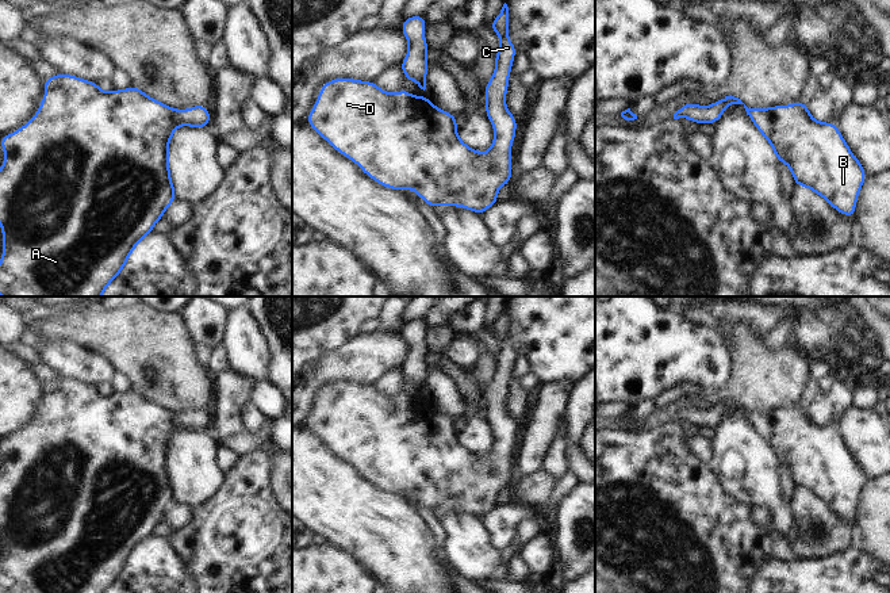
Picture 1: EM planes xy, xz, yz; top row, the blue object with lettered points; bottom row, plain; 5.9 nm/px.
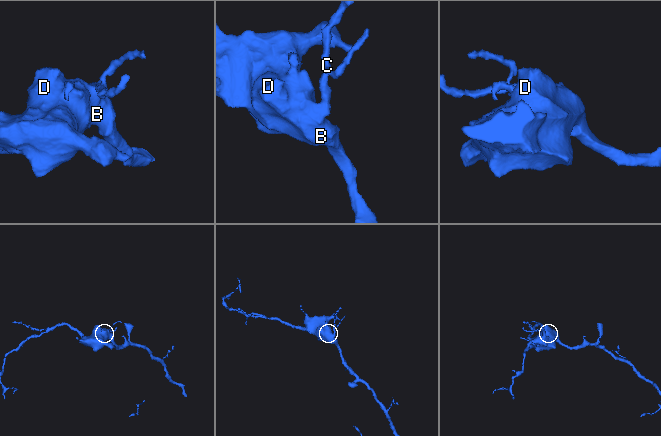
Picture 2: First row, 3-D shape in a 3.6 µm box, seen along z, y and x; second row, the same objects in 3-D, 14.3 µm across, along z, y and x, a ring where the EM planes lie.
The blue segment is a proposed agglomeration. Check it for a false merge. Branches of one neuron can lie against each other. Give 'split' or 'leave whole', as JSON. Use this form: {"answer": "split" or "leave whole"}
{"answer": "leave whole"}

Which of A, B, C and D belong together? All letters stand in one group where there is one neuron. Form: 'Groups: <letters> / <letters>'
Groups: A B C D.

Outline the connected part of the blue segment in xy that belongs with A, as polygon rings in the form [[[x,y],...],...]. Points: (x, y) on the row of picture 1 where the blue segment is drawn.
[[[65,73],[43,79],[45,96],[35,115],[16,131],[1,135],[0,146],[5,158],[0,168],[0,226],[3,255],[0,260],[0,294],[3,296],[101,296],[119,276],[135,246],[153,232],[166,208],[176,200],[176,191],[169,168],[169,142],[180,126],[207,127],[211,114],[202,103],[188,110],[166,106],[137,87],[104,92],[96,83]]]

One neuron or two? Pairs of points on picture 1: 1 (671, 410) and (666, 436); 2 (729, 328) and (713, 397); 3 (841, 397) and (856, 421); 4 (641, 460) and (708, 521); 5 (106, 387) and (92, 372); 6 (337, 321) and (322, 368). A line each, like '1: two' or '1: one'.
1: two
2: one
3: two
4: one
5: two
6: two

